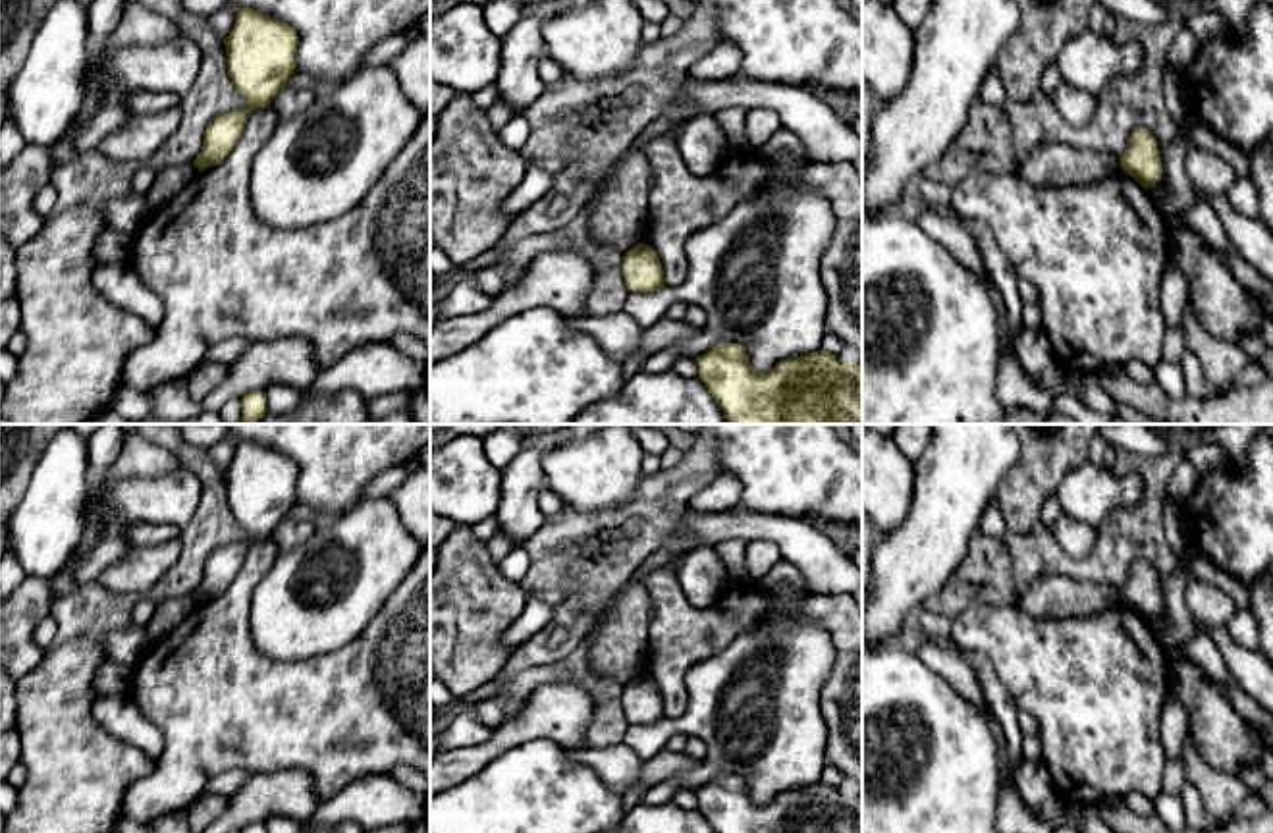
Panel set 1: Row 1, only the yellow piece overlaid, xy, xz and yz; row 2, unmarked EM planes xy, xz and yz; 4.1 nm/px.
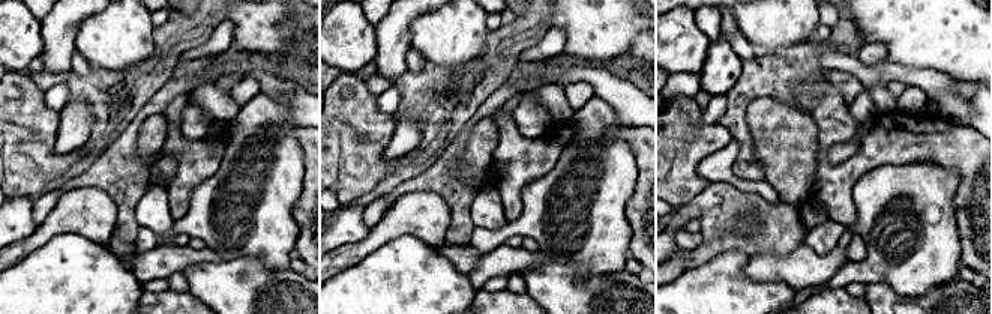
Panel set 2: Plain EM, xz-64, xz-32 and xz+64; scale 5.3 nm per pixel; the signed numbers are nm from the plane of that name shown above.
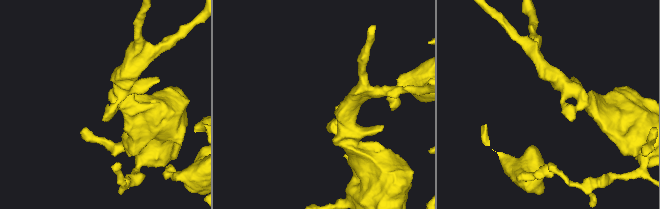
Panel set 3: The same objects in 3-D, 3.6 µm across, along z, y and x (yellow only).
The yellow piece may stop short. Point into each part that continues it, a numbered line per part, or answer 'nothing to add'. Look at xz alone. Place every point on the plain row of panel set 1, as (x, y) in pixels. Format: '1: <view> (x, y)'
nothing to add

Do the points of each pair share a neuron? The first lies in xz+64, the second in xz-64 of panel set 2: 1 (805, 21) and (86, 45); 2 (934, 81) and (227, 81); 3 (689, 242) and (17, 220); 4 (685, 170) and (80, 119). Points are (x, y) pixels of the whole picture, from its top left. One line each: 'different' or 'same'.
1: same
2: different
3: same
4: different

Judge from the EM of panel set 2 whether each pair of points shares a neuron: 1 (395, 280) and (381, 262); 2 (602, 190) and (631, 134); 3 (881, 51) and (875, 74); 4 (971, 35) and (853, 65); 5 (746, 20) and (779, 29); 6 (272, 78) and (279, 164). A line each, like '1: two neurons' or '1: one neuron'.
1: one neuron
2: two neurons
3: two neurons
4: two neurons
5: one neuron
6: two neurons

